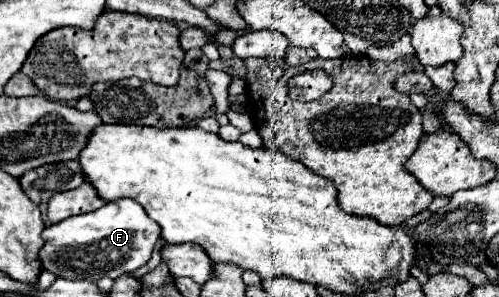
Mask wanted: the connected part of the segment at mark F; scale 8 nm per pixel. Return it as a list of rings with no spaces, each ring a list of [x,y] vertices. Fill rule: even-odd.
[[[123,197],[103,205],[97,211],[69,217],[57,225],[47,227],[43,231],[45,247],[41,249],[39,257],[43,269],[53,271],[57,277],[99,281],[105,275],[117,279],[121,273],[131,273],[143,267],[151,259],[159,237],[161,227],[147,217],[145,209],[137,201]]]

